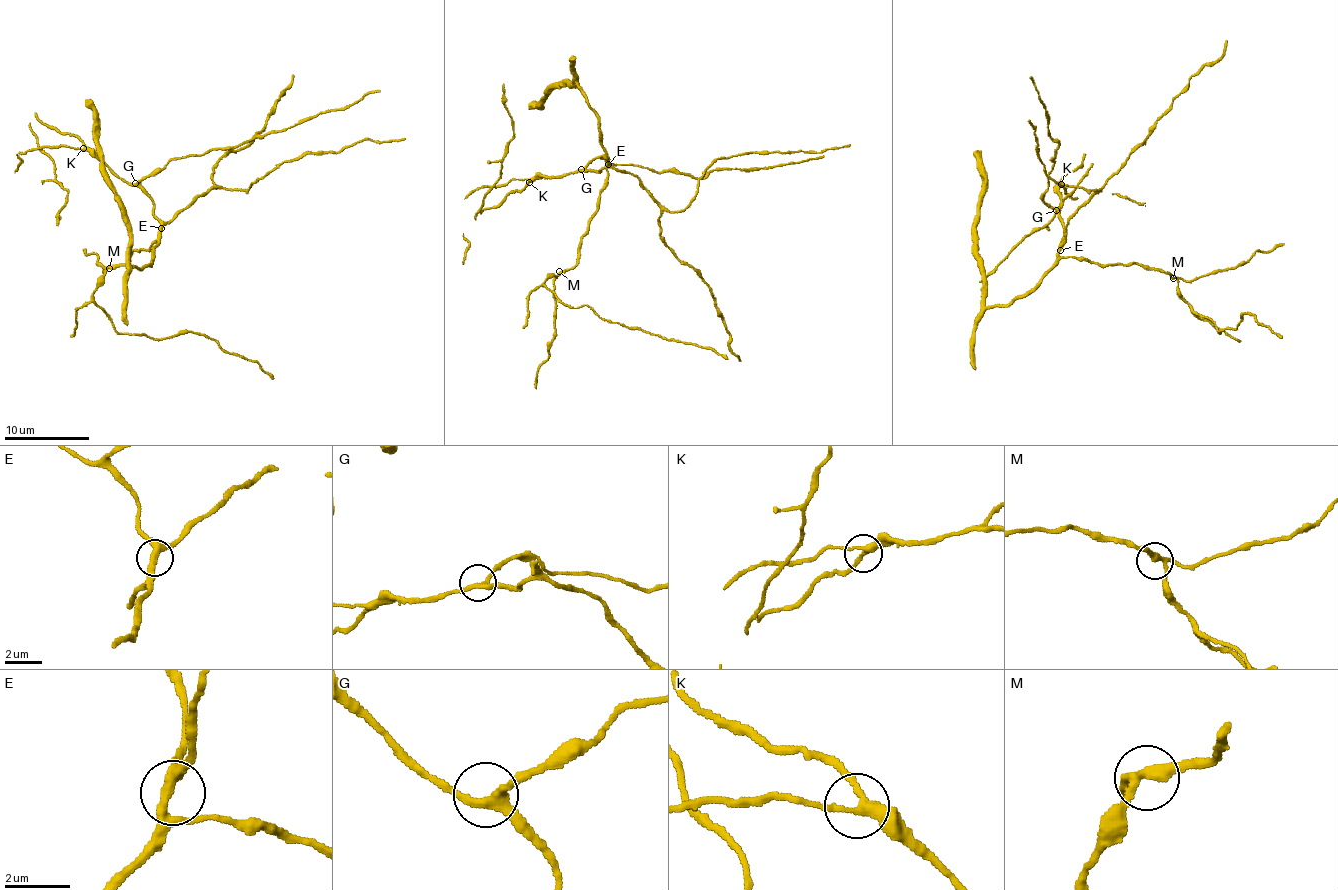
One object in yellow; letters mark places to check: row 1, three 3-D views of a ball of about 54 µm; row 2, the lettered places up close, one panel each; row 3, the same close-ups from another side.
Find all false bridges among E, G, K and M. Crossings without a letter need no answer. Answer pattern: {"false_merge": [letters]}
{"false_merge": []}

